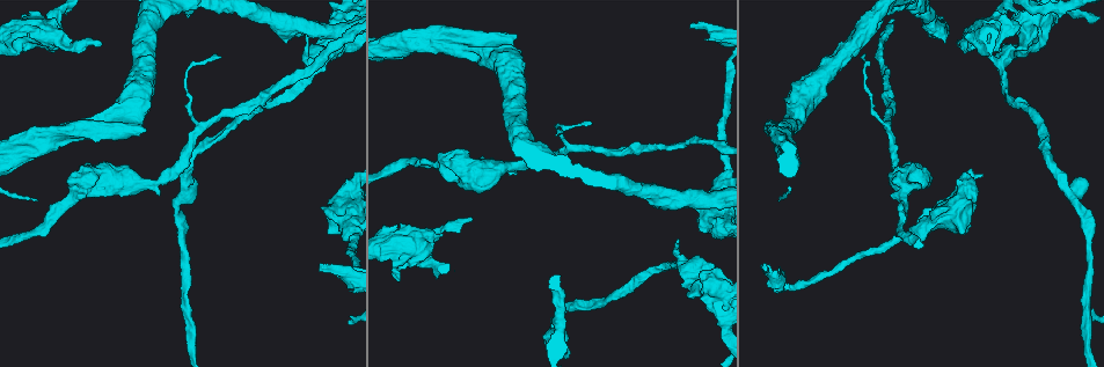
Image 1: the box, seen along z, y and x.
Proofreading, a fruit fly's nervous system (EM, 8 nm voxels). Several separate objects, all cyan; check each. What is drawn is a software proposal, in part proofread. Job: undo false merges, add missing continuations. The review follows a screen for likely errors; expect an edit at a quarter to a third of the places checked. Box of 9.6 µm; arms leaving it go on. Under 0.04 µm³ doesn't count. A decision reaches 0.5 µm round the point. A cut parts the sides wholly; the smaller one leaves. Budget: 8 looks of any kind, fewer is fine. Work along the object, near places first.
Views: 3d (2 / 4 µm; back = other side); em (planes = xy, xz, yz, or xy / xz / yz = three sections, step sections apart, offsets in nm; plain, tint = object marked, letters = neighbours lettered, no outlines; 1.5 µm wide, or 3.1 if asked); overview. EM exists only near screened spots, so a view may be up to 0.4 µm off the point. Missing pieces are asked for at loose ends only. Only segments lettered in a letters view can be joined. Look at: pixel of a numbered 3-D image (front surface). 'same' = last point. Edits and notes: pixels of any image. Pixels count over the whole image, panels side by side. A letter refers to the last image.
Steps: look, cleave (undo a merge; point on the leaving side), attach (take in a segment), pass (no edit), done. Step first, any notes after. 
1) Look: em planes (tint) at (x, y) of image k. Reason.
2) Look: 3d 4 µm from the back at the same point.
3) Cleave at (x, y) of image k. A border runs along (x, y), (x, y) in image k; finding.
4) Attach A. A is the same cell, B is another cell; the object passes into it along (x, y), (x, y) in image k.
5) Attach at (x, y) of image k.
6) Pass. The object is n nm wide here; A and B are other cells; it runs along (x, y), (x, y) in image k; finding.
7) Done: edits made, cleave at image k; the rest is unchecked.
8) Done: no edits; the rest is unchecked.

Look: 3d 2 µm at (100, 44) of image 1. Free end.

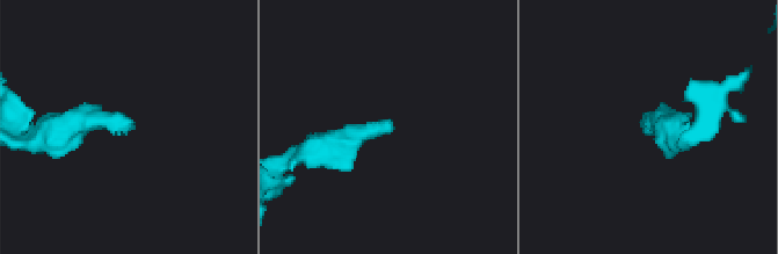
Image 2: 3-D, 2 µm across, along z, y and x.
Look: em planes (plain) at (132, 127) of image 2. Shape alone is not enough.

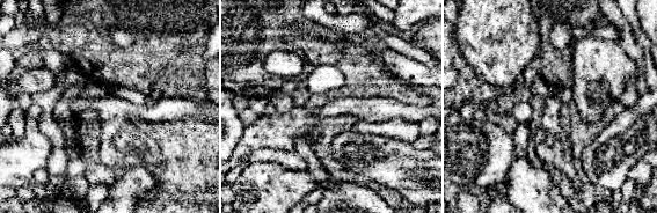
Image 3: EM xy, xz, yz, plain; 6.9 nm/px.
Look: em planes (letters) at the same point. What lies round it.

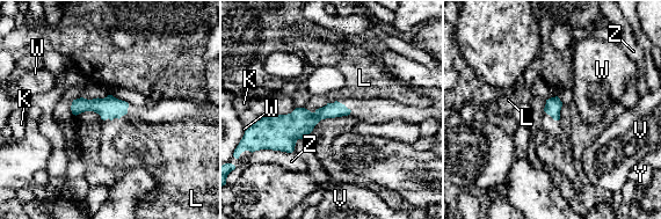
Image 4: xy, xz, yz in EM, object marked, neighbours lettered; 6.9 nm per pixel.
Pass. The longest contact is with Z, 110 nm; K, L, V, W, Y and Z are other cells; a border runs along (545, 104), (543, 110) in image 4; none of them fits.

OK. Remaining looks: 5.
Look: em planes (letters) at (143, 131) of image 1. Stops while still wide.

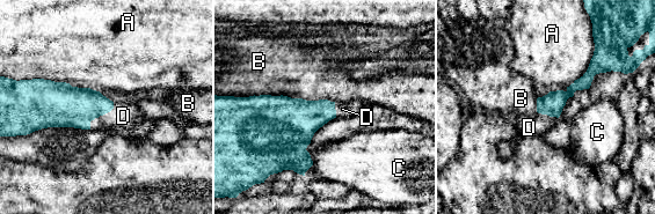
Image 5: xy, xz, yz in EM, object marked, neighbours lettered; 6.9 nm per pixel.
Attach D. The longest contact is with B, 600 nm; D is the same cell, A, B and C are other cells; the object passes into it along (66, 106), (101, 115), (123, 116) in image 5; it goes on there.

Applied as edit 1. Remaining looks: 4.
Look: em planes (letters) at (306, 39) of image 1. An open end.

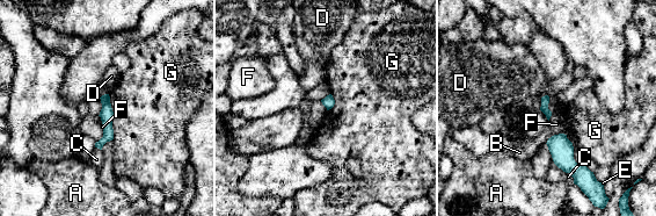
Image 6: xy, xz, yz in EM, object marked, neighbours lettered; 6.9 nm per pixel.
Pass. A, B, C, D, E, F and G are other cells; a border runs along (97, 115), (102, 136), (96, 142) in image 6; none of them fits.

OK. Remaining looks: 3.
Done: edits made, attach at image 5; the rest is unchecked.

